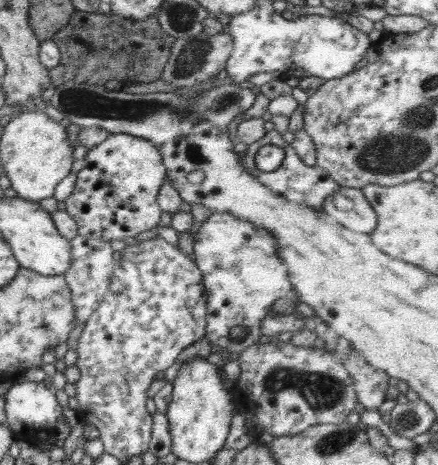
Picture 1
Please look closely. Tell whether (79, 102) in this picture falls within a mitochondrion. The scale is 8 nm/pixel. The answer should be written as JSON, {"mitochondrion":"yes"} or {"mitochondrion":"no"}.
{"mitochondrion":"yes"}

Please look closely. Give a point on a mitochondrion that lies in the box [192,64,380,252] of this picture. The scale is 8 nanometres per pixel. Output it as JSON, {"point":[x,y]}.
{"point":[223,101]}

